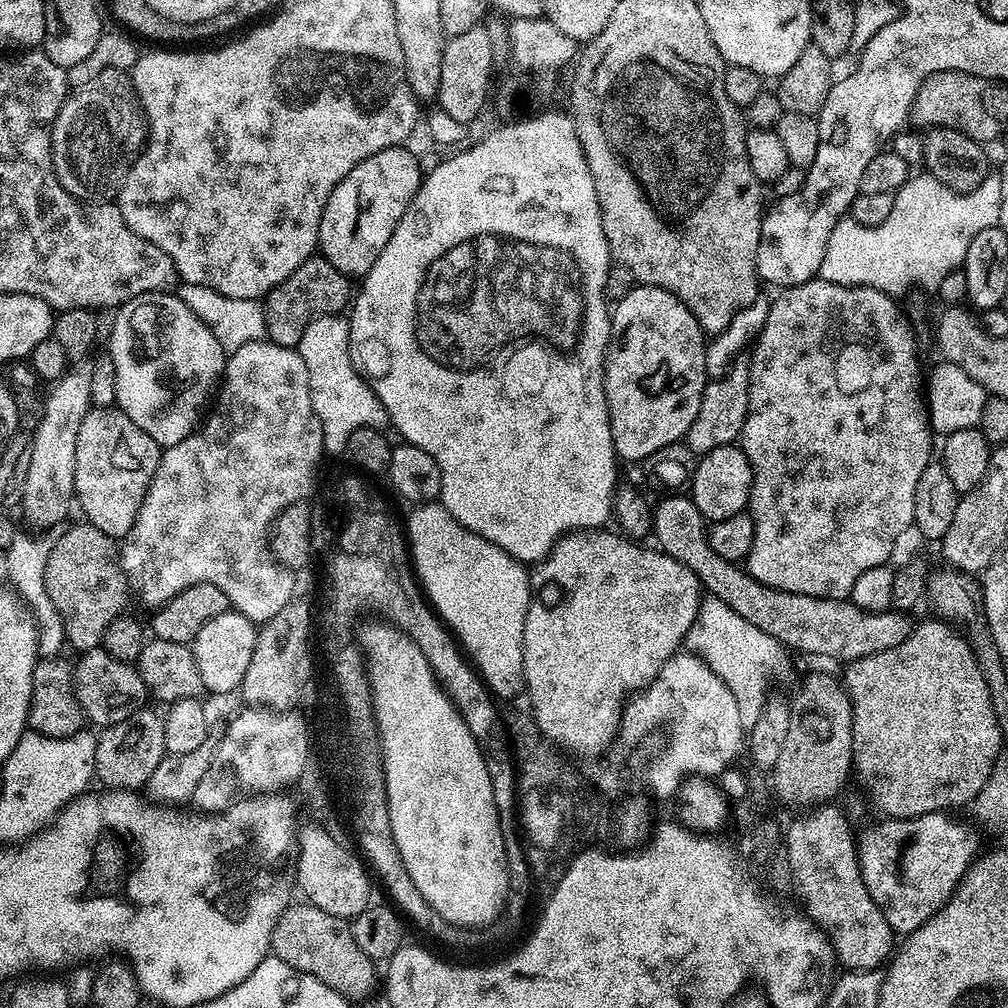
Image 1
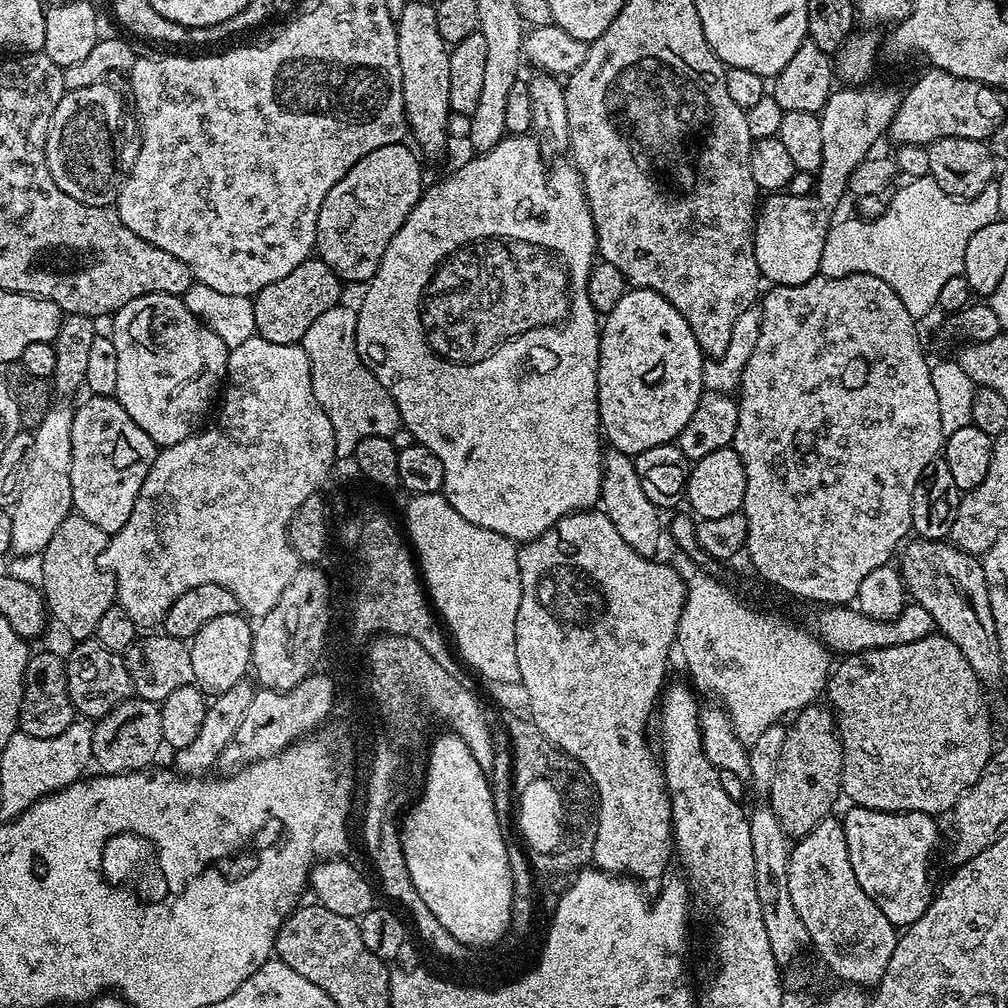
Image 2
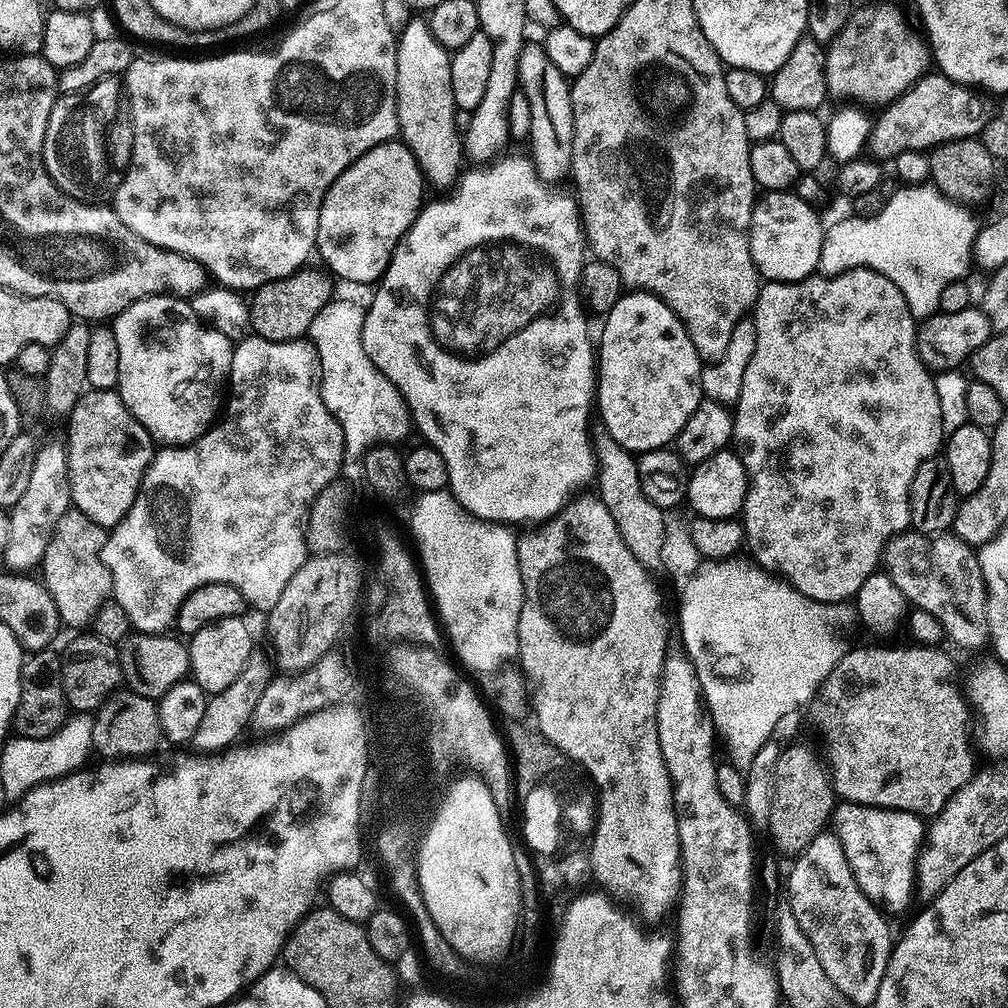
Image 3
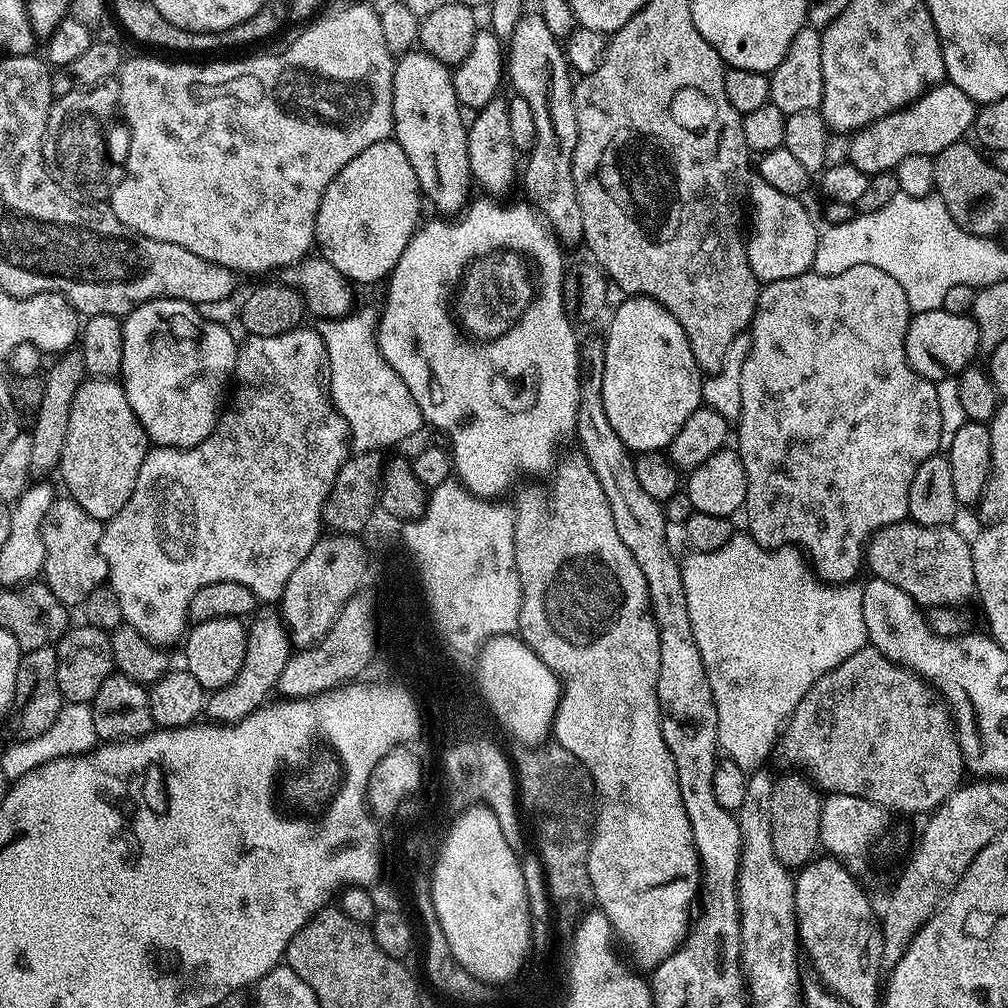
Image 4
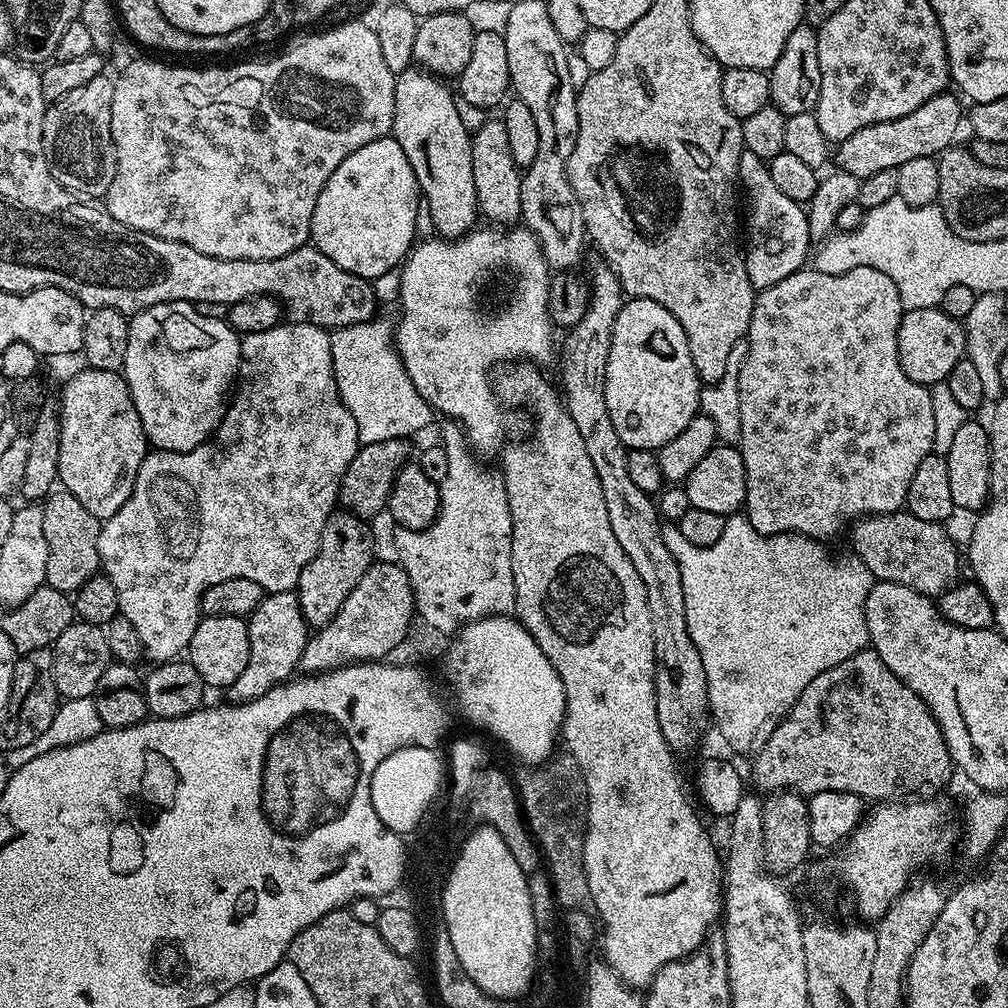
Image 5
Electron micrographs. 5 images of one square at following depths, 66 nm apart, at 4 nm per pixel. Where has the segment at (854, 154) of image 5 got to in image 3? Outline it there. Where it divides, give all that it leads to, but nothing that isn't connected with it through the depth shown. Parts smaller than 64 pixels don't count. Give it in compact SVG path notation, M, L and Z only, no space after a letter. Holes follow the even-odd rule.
M943 74L922 77L917 84L910 86L908 92L903 92L887 105L880 117L875 117L872 133L868 136L867 151L877 161L892 162L906 150L928 152L951 140L979 137L984 131L986 111L983 102L975 95L979 96L969 85L959 84Z

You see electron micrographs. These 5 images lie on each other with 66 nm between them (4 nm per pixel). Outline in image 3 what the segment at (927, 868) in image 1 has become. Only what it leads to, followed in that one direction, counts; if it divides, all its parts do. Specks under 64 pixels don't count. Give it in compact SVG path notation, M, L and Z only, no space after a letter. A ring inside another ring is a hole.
M837 803L830 821L836 833L838 842L842 842L842 850L846 854L846 862L850 862L850 870L854 870L854 878L877 908L885 913L904 912L908 903L914 900L914 885L916 883L916 855L924 842L926 824L913 812L903 812L897 808L872 808L868 804Z

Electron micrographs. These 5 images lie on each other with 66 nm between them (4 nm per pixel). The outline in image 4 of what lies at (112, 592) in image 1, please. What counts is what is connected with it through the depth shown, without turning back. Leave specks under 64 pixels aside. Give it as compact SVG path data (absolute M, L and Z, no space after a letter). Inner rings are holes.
M58 498L50 506L42 526L44 543L43 583L58 598L58 602L69 606L83 605L85 598L95 588L107 581L108 567L106 558L100 553L100 539L104 533L104 524L96 520L78 502L71 498Z

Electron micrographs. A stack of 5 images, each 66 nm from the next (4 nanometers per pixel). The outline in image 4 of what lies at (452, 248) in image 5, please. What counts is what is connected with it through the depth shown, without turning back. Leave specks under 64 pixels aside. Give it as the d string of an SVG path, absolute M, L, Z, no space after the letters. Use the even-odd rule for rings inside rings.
M496 198L483 199L484 200L473 199L471 203L465 207L464 211L459 213L455 218L436 218L440 220L432 220L429 224L424 222L417 227L416 233L412 235L410 242L406 246L406 250L402 250L402 258L398 258L398 266L394 266L391 276L389 276L386 281L388 293L384 296L384 304L382 303L382 307L380 308L380 320L376 324L376 345L380 351L380 357L392 367L394 374L398 374L398 378L402 378L402 382L406 382L406 390L410 390L410 394L414 394L414 402L418 402L418 410L422 410L425 425L427 425L429 429L431 427L437 428L437 430L448 439L446 444L450 449L455 478L461 482L466 491L471 492L476 497L500 498L498 496L502 495L519 476L540 476L543 472L551 473L558 463L558 457L561 455L560 447L562 447L568 439L570 441L573 439L576 431L576 419L578 418L578 402L580 401L580 350L582 347L582 340L581 337L576 337L576 332L572 329L574 320L570 315L569 309L568 312L564 309L564 300L566 304L566 271L564 272L565 249L562 247L560 241L557 240L555 232L548 227L547 220L545 220L544 217L532 207L531 203L528 202L523 202L524 204L504 204ZM523 376L528 376L529 382L536 384L536 389L516 388L516 380L522 379Z

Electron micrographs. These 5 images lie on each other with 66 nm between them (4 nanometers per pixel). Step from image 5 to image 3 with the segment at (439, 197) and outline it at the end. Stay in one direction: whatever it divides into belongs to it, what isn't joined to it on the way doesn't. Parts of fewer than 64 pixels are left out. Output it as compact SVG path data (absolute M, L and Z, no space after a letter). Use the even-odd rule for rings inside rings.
M413 18L396 42L396 109L400 123L399 139L414 154L425 181L436 188L451 189L462 175L460 163L466 157L462 132L456 127L454 90L450 90L449 49L443 48L428 28L427 19Z

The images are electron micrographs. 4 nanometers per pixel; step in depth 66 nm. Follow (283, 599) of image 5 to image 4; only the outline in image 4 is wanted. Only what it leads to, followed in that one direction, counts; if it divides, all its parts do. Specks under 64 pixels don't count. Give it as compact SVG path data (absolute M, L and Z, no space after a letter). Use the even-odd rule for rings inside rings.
M275 611L259 616L257 615L251 621L253 624L247 625L248 641L246 642L246 658L242 658L242 670L238 670L234 682L215 689L207 697L206 716L209 721L218 724L236 724L254 710L263 708L271 697L268 695L276 692L276 683L278 678L282 678L282 670L292 656L294 645L288 638L288 630L283 620Z

